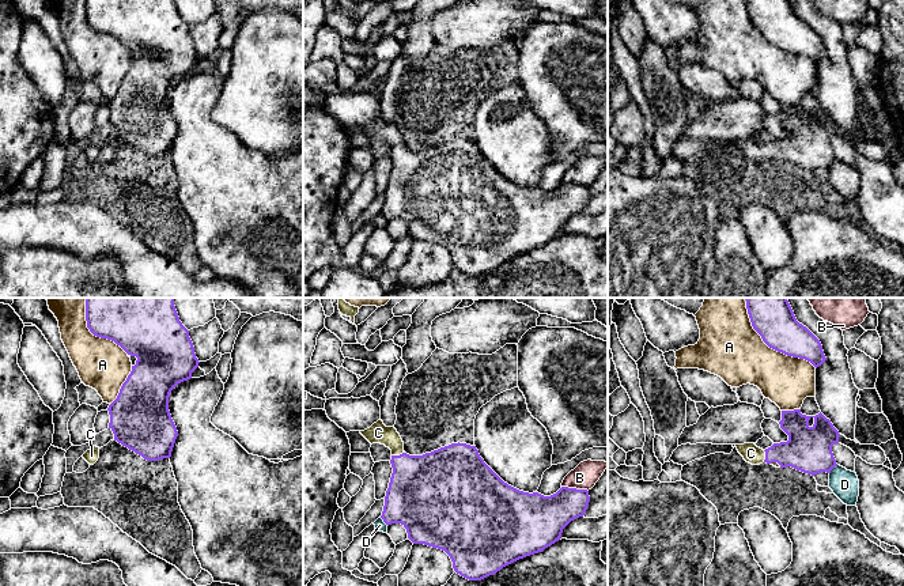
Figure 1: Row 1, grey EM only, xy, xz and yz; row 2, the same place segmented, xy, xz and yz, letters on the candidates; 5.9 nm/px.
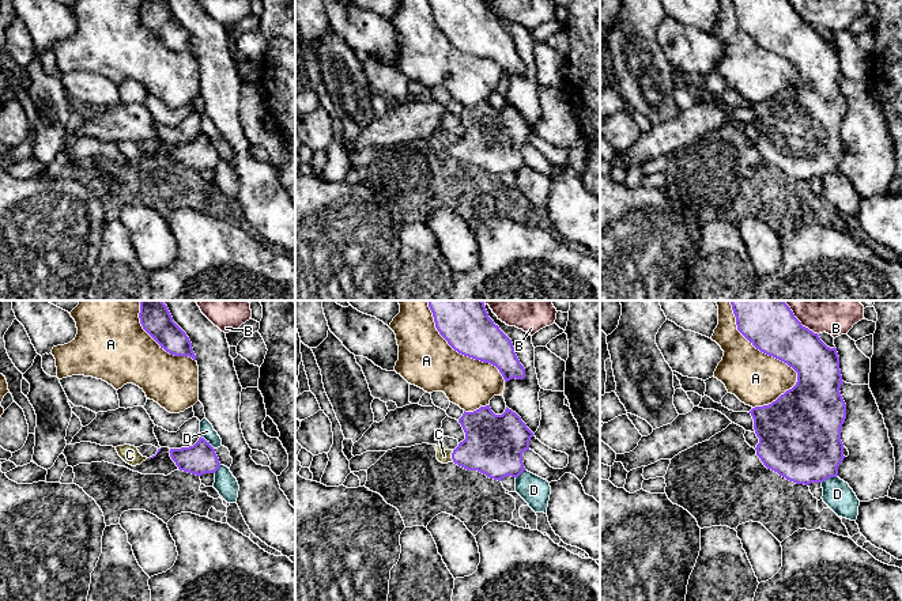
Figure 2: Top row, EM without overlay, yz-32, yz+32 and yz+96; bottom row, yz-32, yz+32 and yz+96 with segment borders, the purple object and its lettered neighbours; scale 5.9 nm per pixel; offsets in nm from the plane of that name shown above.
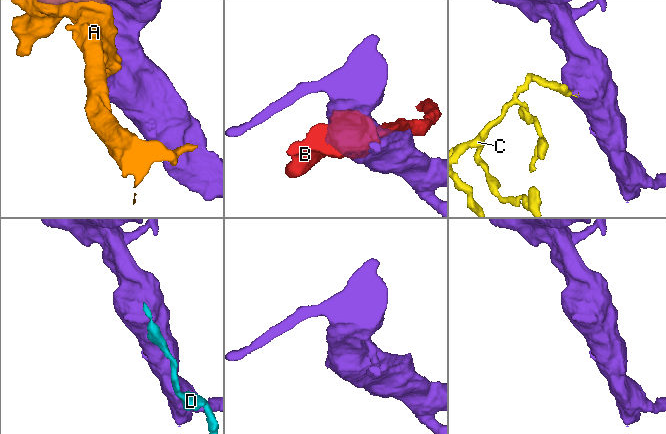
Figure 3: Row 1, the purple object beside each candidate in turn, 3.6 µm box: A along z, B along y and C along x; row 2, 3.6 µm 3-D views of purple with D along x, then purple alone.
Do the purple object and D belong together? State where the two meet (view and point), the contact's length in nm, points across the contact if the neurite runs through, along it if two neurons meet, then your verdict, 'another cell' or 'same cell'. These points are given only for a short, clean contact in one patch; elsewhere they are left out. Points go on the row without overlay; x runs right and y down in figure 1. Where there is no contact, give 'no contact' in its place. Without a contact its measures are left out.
yz (832, 163) | 80 nm | another cell

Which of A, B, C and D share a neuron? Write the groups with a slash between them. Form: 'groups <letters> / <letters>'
groups A / B / C / D

